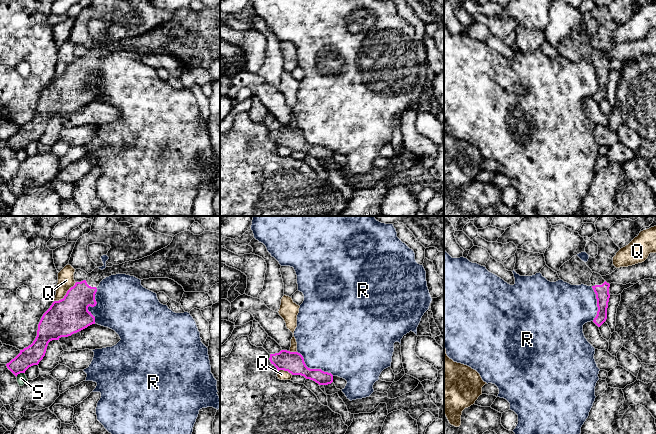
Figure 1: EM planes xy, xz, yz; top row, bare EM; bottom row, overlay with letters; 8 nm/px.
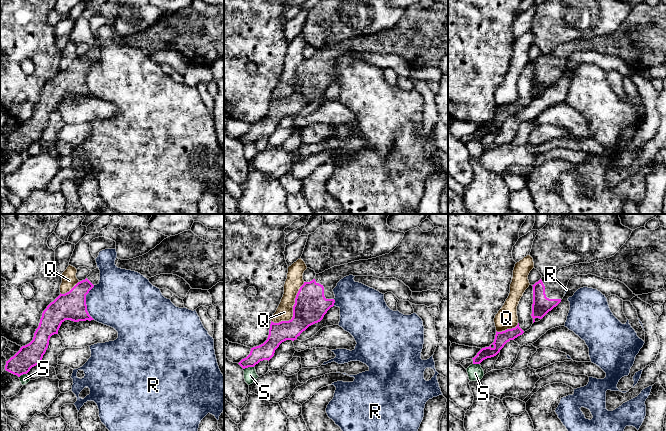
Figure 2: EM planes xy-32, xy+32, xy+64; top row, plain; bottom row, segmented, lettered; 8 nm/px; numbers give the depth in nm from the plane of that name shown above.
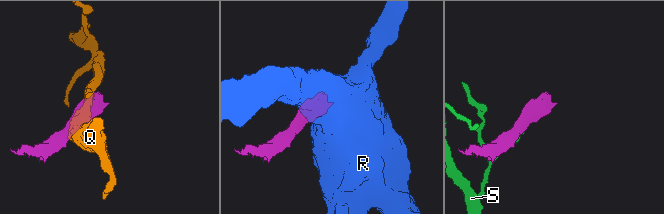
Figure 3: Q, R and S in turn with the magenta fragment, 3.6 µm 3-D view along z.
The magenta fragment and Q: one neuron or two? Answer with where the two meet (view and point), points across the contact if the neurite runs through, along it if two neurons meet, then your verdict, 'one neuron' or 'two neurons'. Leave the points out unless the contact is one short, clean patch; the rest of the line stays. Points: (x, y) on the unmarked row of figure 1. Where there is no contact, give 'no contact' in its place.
xy (66, 70) | two neurons

